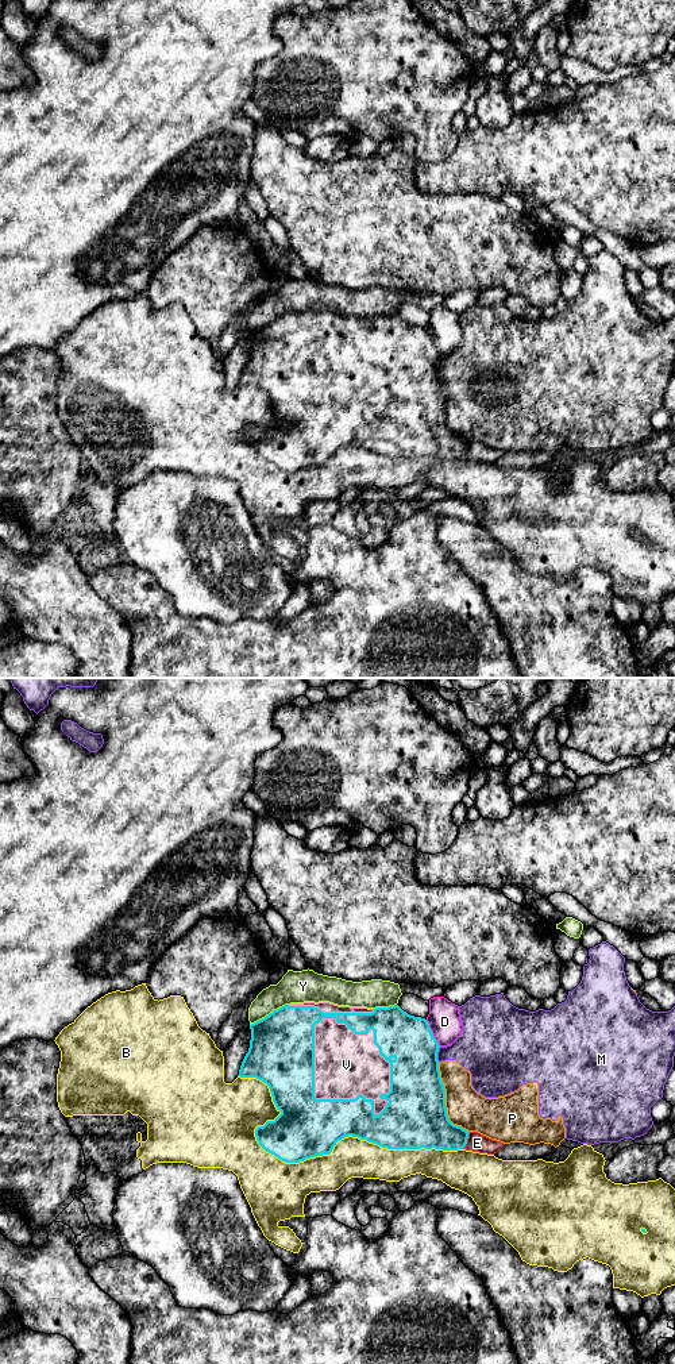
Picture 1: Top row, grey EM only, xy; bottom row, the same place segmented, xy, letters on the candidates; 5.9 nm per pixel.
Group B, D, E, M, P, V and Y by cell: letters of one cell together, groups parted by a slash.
B / D / E / M P / V / Y

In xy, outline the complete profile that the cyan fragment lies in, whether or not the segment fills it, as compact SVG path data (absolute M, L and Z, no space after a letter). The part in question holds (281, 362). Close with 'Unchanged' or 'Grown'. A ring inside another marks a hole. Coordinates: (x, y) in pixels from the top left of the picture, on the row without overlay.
M304 311L285 313L265 327L250 334L251 348L250 357L246 362L239 384L240 386L256 386L266 392L270 397L273 411L281 423L274 429L267 429L263 435L255 438L258 452L269 462L274 463L285 471L300 471L310 466L329 463L344 446L352 444L369 451L377 452L387 458L443 458L458 459L467 452L468 439L454 434L447 424L446 416L446 397L439 379L439 351L433 346L429 332L425 327L414 325L404 320L398 313L389 316L350 316L338 315L329 311Z. Grown

